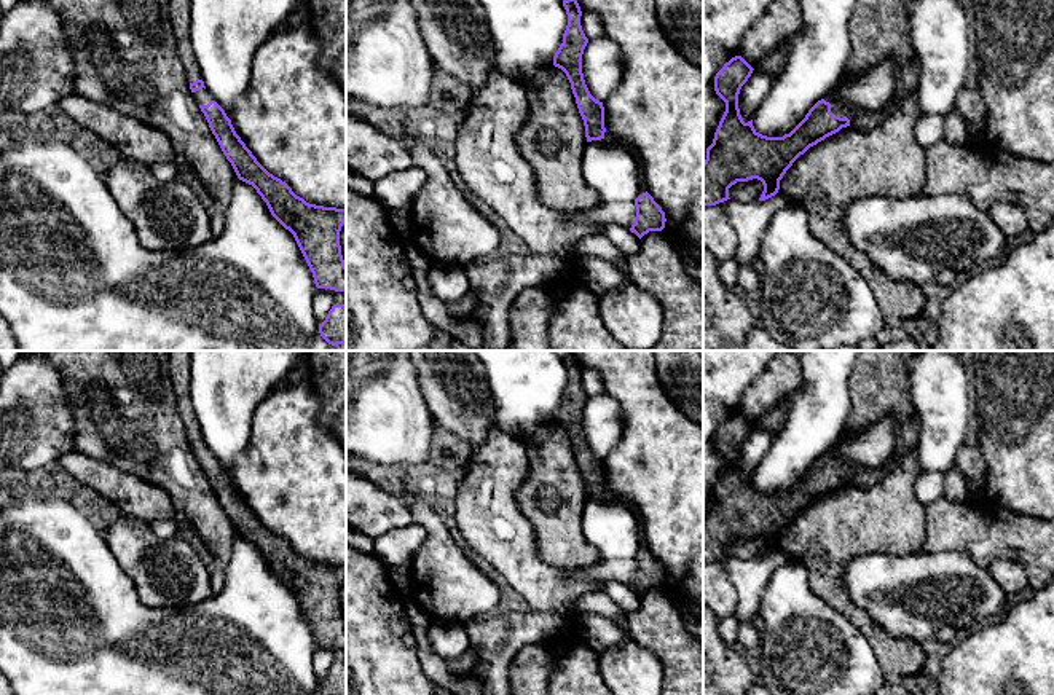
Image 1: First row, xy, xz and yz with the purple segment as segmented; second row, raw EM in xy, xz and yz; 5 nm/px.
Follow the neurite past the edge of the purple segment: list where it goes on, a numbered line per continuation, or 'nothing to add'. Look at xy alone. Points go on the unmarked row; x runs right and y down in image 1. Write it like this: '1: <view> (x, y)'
1: xy (203, 453)

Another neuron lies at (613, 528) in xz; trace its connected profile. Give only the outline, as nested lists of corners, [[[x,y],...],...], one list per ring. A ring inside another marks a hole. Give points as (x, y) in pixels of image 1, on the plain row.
[[[606,496],[585,501],[584,534],[603,561],[620,556],[635,558],[643,542],[636,512],[628,504]]]

